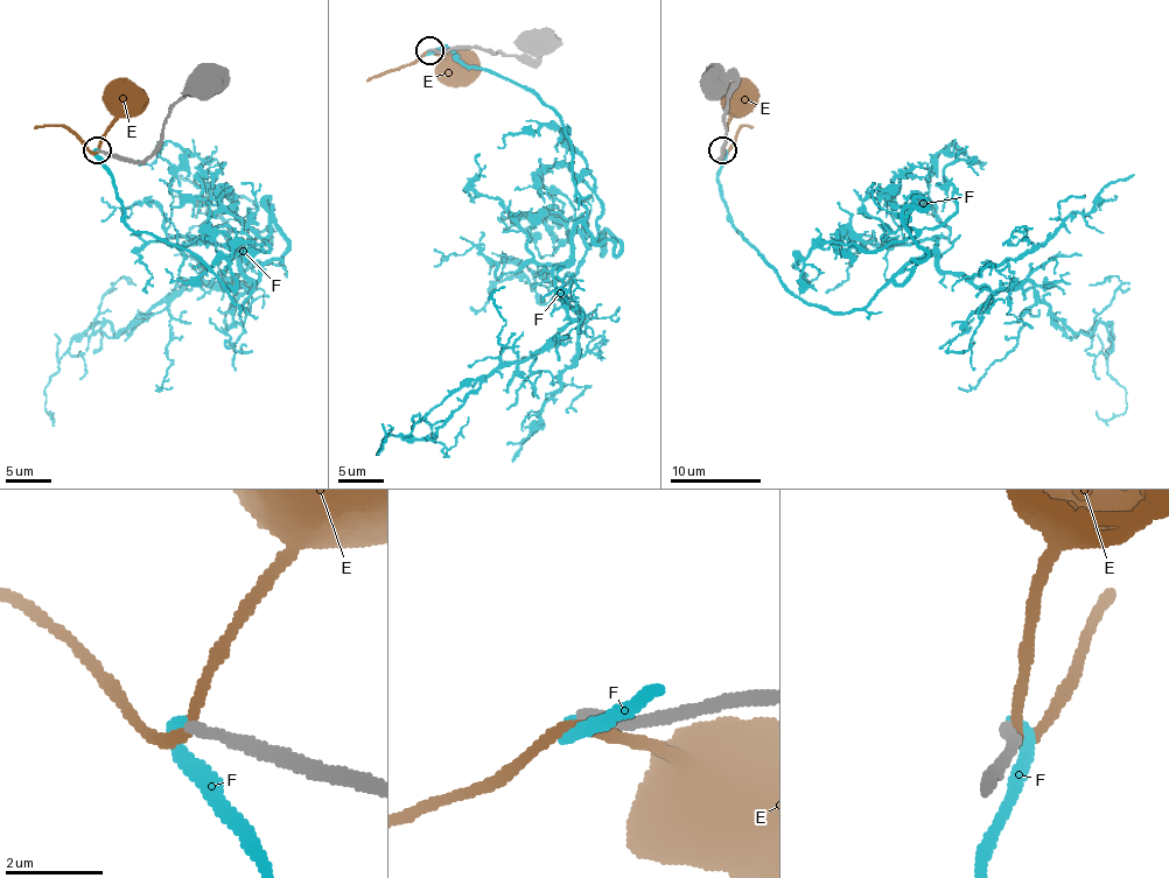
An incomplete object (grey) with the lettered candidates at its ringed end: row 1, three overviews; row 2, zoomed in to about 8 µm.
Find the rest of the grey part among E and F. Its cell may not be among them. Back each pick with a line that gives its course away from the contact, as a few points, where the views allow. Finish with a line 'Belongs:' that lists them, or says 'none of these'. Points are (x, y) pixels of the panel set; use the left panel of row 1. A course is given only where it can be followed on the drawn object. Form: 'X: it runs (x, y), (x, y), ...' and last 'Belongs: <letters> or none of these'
F: it runs (97, 149), (134, 231), (240, 313), (254, 283), (236, 253), (245, 289), (91, 324), (50, 411)
Belongs: F

